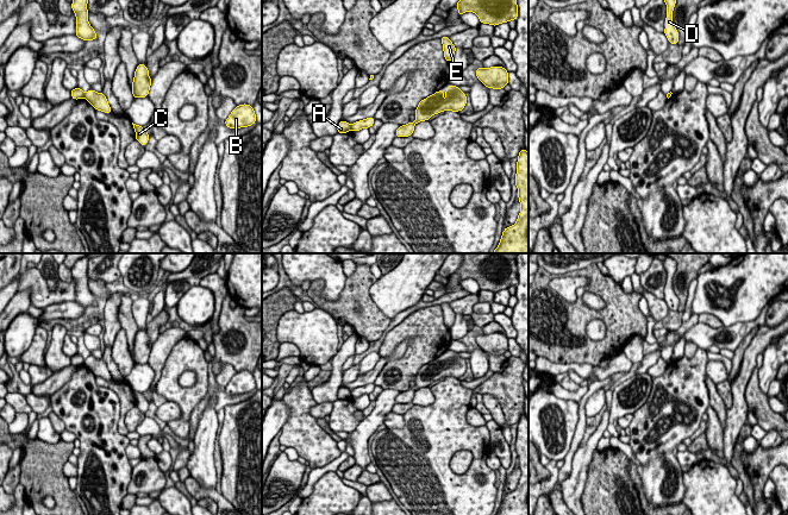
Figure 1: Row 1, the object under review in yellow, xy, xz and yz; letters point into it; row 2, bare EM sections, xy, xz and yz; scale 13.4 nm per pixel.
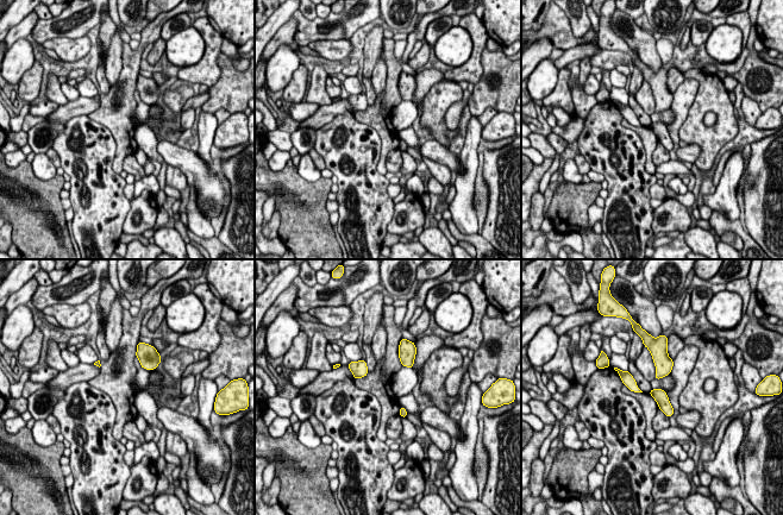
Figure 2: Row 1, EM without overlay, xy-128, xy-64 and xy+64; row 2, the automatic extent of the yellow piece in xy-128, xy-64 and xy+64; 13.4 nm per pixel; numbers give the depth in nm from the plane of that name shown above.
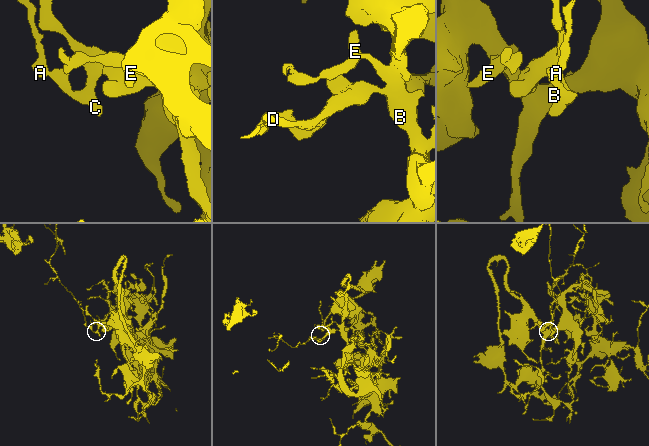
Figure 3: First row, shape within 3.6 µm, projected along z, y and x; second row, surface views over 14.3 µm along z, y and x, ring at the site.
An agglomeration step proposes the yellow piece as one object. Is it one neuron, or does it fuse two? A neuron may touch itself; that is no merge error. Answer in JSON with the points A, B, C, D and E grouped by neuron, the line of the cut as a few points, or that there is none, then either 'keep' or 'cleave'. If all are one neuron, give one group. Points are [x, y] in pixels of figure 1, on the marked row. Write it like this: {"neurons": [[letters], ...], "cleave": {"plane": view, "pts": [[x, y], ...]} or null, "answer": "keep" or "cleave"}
{"neurons": [["A"], ["B", "C", "D", "E"]], "cleave": {"plane": "xy", "pts": [[83, 93], [85, 96]]}, "answer": "cleave"}

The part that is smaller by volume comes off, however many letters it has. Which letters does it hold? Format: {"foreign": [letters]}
{"foreign": ["A"]}

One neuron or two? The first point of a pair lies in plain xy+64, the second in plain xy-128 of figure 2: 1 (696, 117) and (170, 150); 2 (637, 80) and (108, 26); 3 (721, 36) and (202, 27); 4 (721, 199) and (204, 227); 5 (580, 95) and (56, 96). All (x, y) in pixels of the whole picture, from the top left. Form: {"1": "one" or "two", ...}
{"1": "two", "2": "one", "3": "two", "4": "one", "5": "one"}

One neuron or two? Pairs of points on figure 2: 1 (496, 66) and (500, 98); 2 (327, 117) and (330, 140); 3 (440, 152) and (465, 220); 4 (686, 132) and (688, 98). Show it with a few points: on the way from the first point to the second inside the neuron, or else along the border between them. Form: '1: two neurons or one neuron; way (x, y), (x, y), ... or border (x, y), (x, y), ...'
1: one neuron; way (500, 74), (502, 83), (500, 89)
2: two neurons; border (352, 112), (338, 113), (317, 130)
3: two neurons; border (459, 156), (461, 170), (457, 174)
4: two neurons; border (697, 89), (688, 115), (678, 130), (678, 138)

